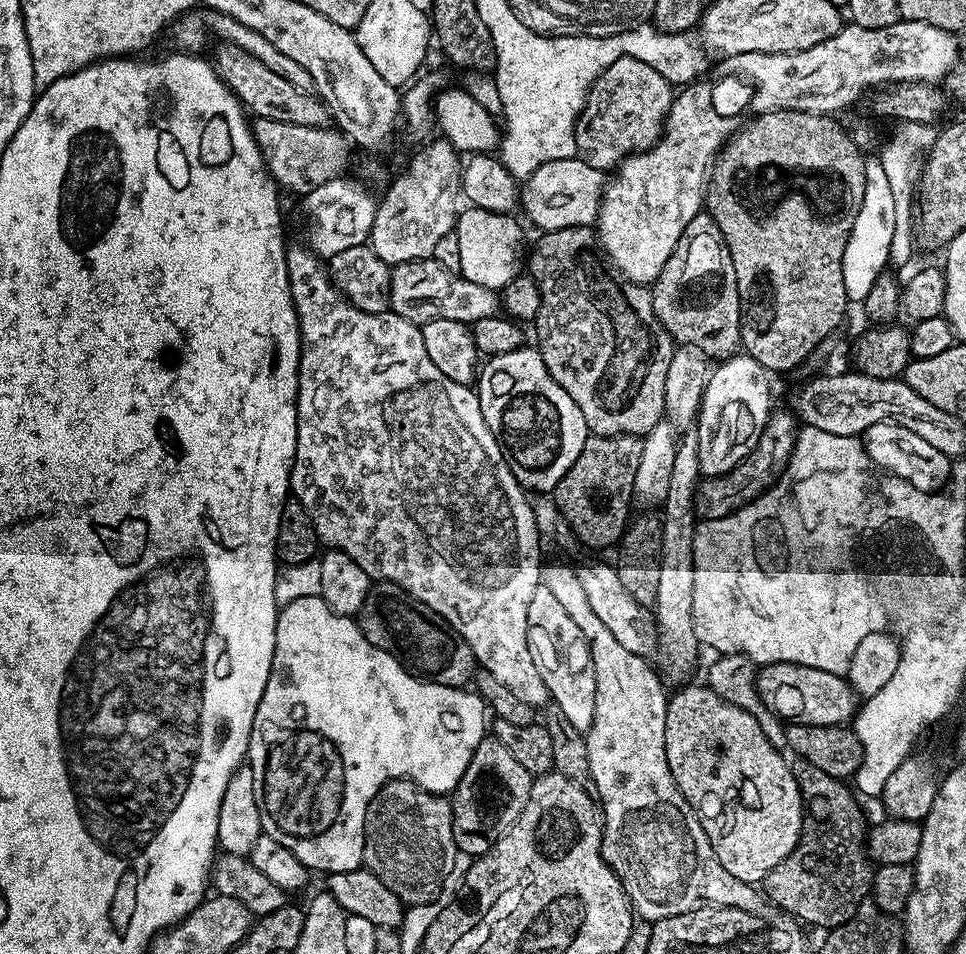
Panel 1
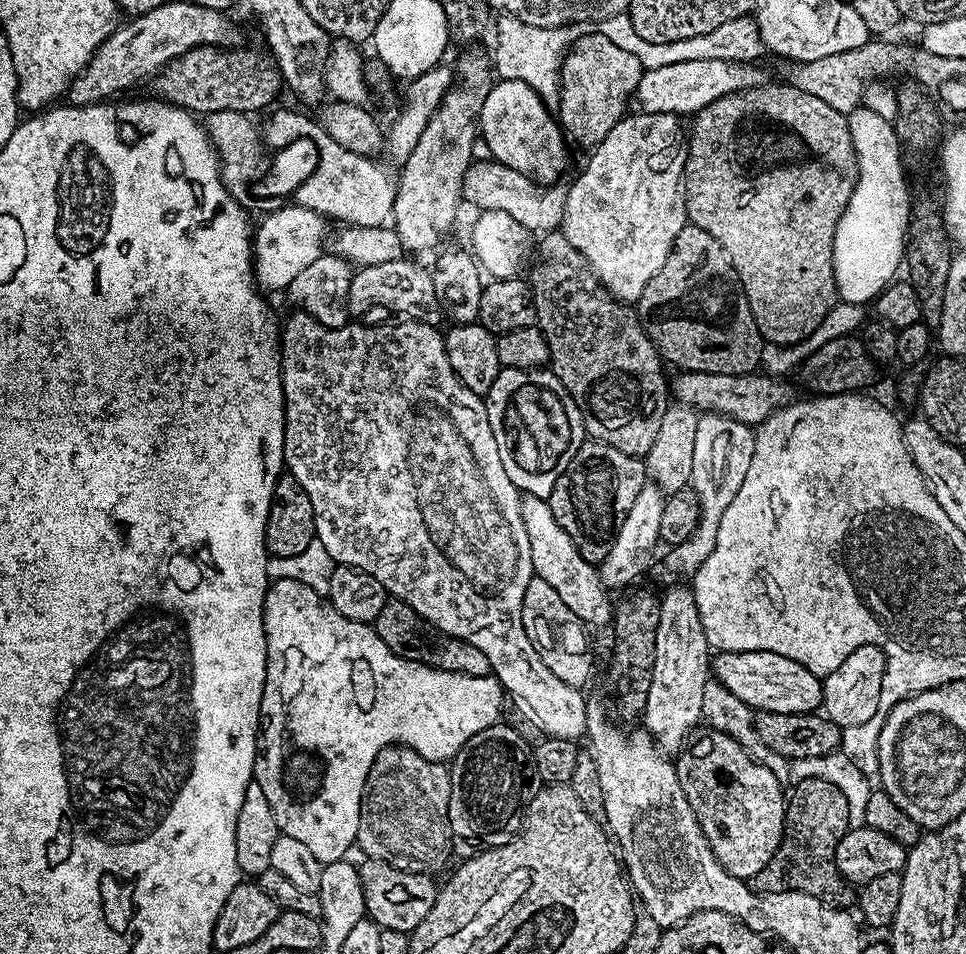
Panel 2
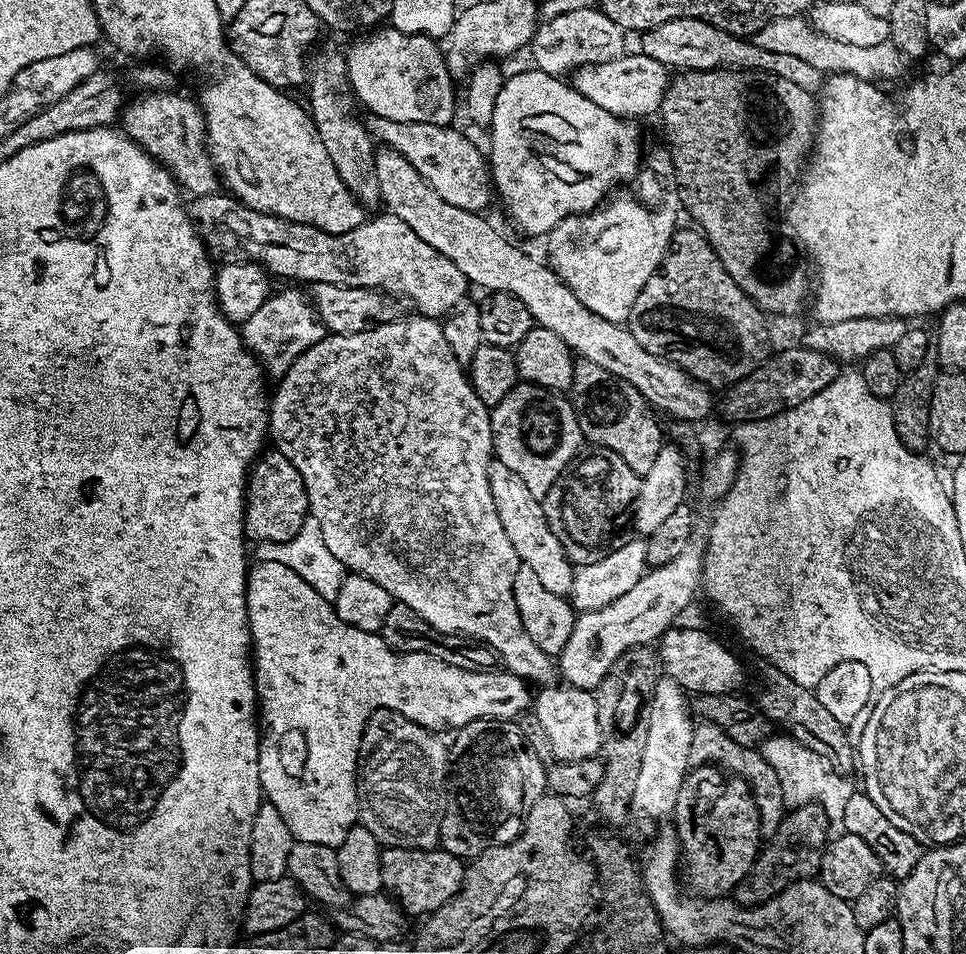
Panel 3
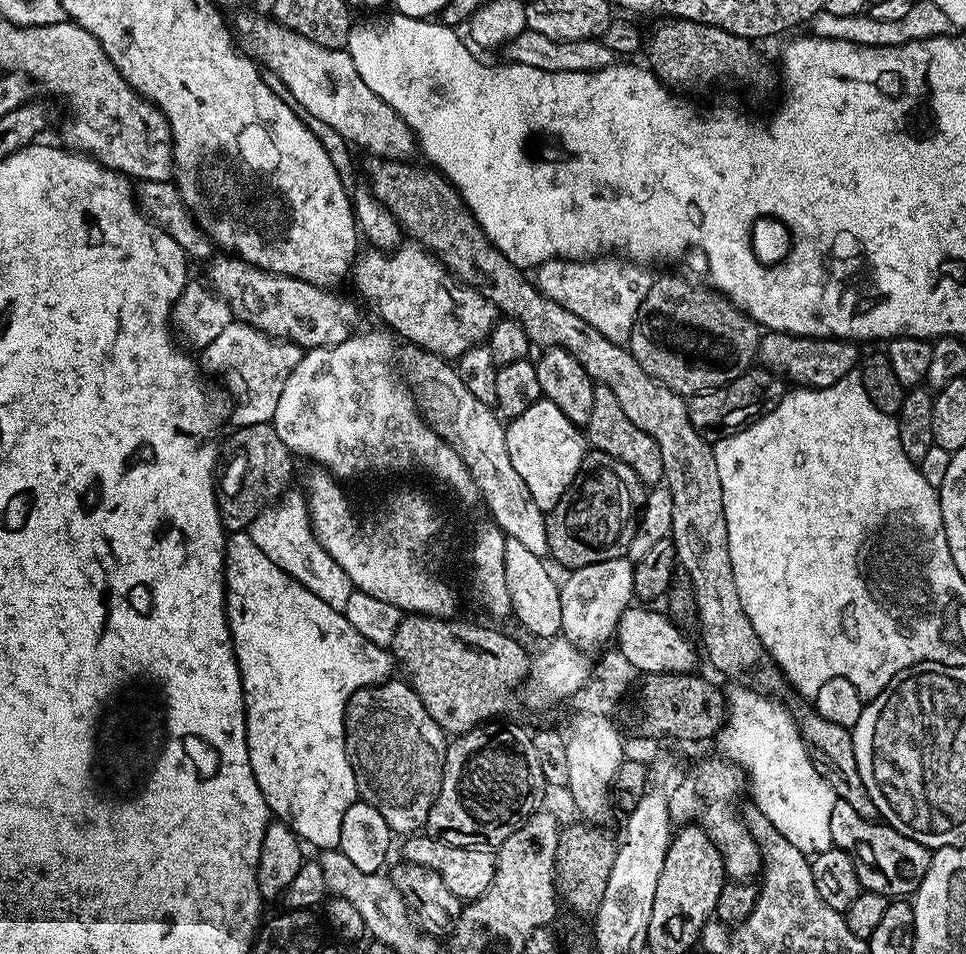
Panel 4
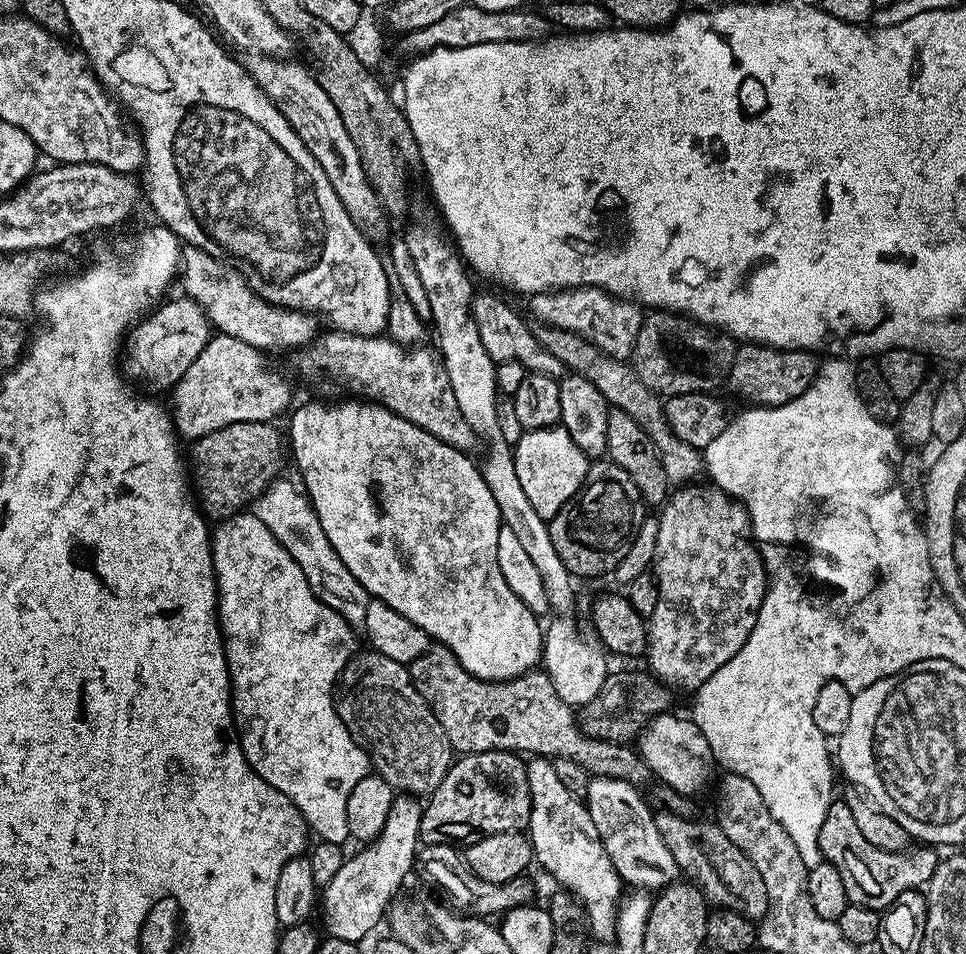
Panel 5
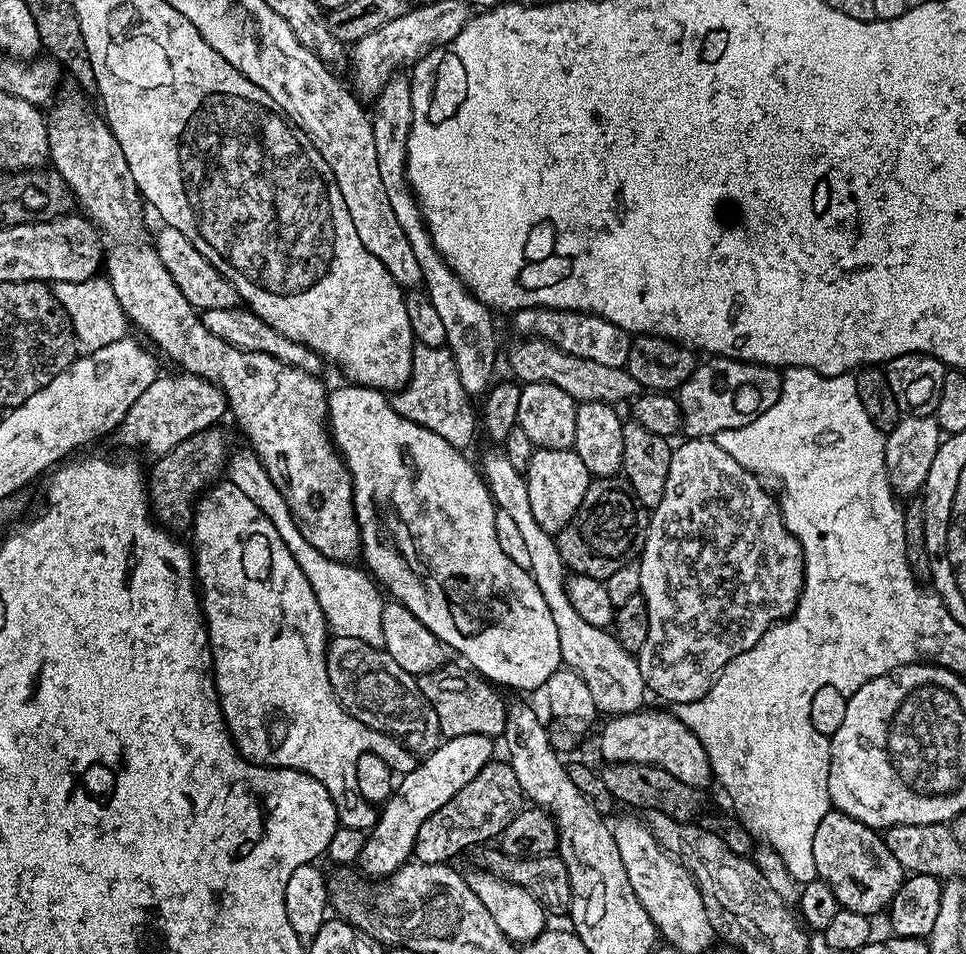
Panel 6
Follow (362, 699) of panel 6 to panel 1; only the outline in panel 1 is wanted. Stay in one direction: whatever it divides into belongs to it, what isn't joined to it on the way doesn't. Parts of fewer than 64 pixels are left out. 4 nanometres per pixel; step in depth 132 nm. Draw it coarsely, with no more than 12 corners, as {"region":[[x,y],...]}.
{"region":[[389,780],[363,867],[405,906],[439,897],[457,851],[447,795]]}

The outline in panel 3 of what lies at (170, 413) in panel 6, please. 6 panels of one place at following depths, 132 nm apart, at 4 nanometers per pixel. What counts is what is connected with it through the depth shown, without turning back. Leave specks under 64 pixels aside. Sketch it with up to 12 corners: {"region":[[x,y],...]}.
{"region":[[288,286],[238,328],[273,378],[322,342],[311,299]]}

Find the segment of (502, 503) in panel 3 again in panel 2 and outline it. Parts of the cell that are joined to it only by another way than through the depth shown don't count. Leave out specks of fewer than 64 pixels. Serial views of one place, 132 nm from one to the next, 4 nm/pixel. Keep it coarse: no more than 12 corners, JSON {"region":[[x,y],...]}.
{"region":[[521,495],[533,573],[585,626],[607,629],[610,592],[547,500]]}

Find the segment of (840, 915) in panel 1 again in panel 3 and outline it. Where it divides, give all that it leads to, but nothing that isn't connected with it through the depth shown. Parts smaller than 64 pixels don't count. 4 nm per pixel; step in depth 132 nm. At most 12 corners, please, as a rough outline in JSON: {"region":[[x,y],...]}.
{"region":[[817,803],[793,807],[734,899],[757,908],[820,871],[830,843]]}

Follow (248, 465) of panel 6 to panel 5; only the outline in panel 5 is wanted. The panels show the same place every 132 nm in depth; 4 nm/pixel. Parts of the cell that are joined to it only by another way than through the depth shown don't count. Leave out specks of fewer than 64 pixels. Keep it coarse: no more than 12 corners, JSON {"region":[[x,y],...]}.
{"region":[[269,484],[255,516],[312,591],[364,625],[368,591],[330,546],[307,495]]}

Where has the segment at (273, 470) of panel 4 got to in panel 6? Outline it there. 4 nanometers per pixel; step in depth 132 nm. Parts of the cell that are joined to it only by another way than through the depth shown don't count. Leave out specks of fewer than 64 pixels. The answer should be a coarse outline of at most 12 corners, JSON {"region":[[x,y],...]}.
{"region":[[223,427],[190,434],[146,472],[150,515],[191,529],[230,459]]}

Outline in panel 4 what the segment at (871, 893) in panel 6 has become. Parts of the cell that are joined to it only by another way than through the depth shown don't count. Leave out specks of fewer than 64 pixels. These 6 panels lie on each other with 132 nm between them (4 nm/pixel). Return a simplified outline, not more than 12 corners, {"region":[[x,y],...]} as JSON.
{"region":[[845,800],[830,838],[852,855],[861,889],[915,894],[929,848]]}

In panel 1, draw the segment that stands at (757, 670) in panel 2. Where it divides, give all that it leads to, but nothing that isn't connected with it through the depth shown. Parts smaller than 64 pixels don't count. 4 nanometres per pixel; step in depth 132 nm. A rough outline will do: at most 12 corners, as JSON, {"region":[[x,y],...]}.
{"region":[[765,664],[756,692],[776,716],[844,726],[858,697],[843,675]]}

